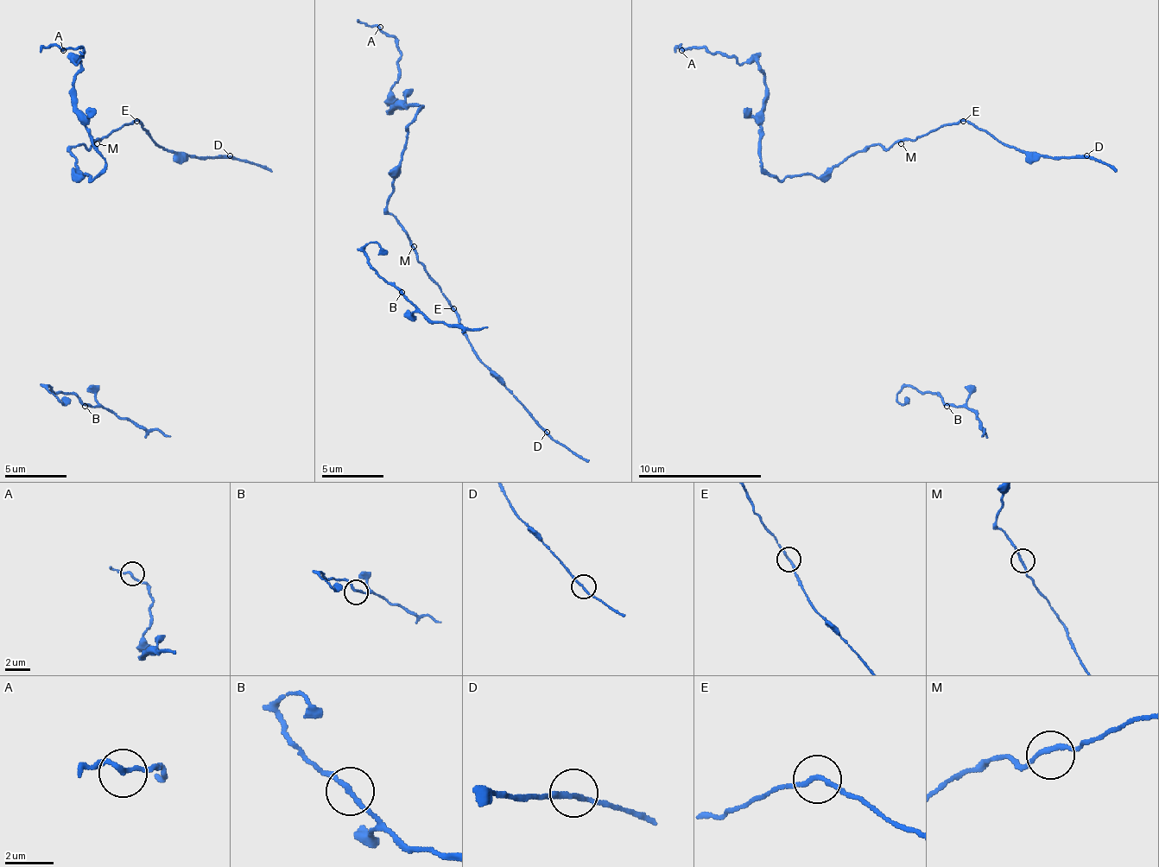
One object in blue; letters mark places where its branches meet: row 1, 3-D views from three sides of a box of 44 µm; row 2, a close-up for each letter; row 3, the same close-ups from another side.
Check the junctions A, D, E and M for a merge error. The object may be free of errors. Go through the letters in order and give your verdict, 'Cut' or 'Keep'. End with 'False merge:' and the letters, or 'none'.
A: Keep
D: Keep
E: Keep
M: Keep
False merge: none

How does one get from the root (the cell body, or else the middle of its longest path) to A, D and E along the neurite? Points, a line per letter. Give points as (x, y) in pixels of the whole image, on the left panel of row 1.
A: (75, 174), (91, 180), (106, 159), (75, 106), (75, 72), (81, 66), (75, 63), (81, 50), (63, 50)
D: (75, 174), (75, 159), (69, 152), (75, 146), (91, 146), (134, 122), (165, 149), (189, 155), (230, 155)
E: (75, 174), (75, 159), (69, 152), (75, 146), (91, 146), (106, 134), (137, 122)

